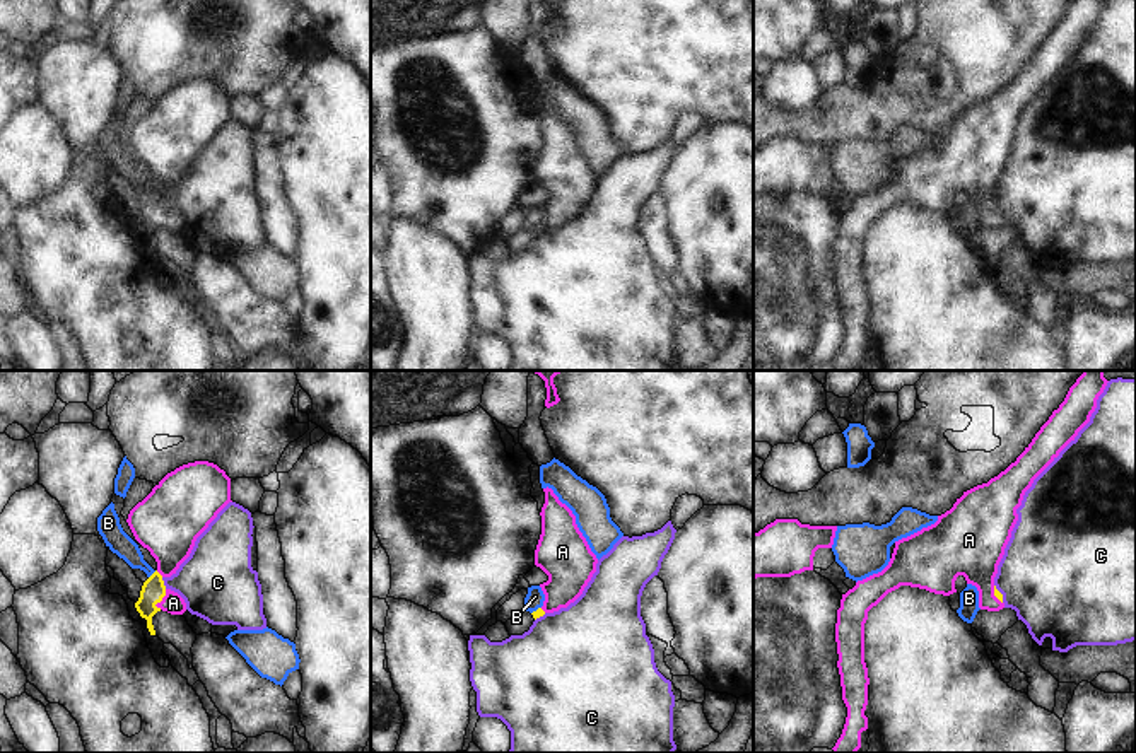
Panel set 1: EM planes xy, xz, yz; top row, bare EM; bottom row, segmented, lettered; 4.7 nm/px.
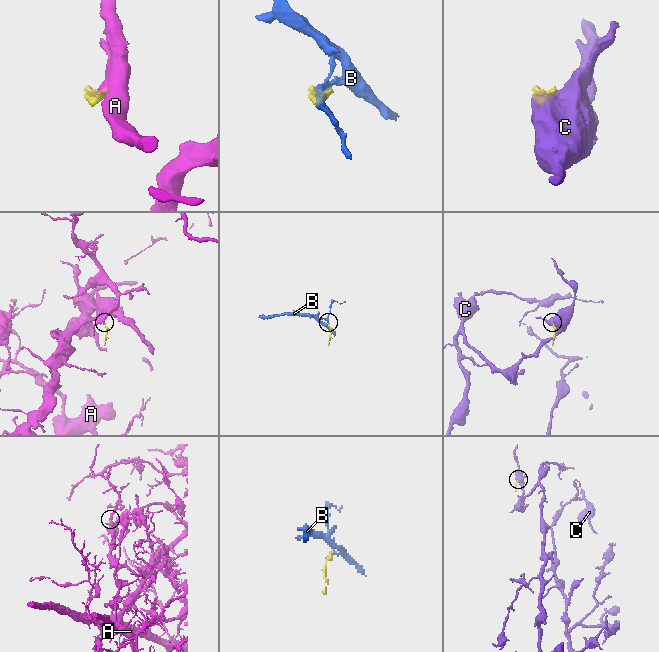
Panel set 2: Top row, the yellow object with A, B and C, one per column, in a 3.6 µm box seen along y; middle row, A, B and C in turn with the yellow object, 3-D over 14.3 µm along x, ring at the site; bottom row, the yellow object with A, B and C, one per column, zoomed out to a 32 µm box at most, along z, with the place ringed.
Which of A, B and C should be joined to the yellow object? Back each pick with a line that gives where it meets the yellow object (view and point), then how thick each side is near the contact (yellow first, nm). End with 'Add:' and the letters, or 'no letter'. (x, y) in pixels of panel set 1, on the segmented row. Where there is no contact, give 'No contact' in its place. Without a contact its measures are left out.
A: Touches yellow at xy (161, 600). Thickness 110 nm (yellow) against 100 nm
Add: A.

